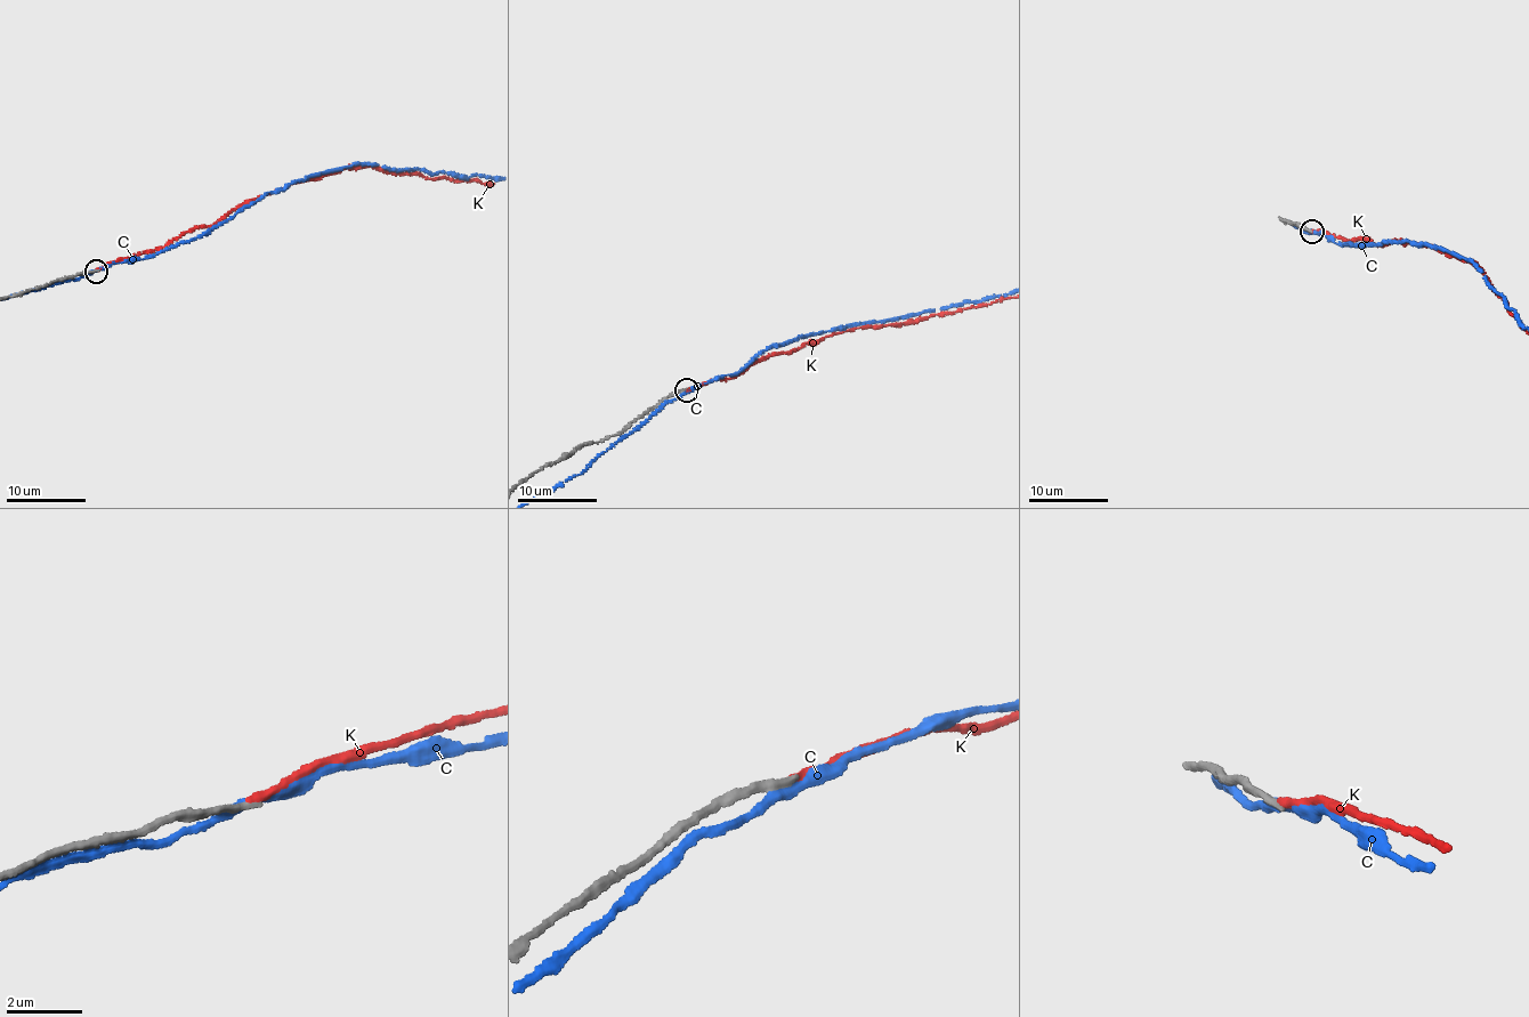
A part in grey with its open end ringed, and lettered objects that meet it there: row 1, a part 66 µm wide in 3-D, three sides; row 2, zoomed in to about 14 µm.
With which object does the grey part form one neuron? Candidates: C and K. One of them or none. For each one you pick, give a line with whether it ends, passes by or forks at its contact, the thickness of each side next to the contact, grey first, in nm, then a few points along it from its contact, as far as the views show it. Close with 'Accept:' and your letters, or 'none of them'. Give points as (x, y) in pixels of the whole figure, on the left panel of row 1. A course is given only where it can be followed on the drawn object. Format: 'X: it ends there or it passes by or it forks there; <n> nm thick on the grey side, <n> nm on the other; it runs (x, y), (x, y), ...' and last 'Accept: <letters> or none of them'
Accept: none of them

